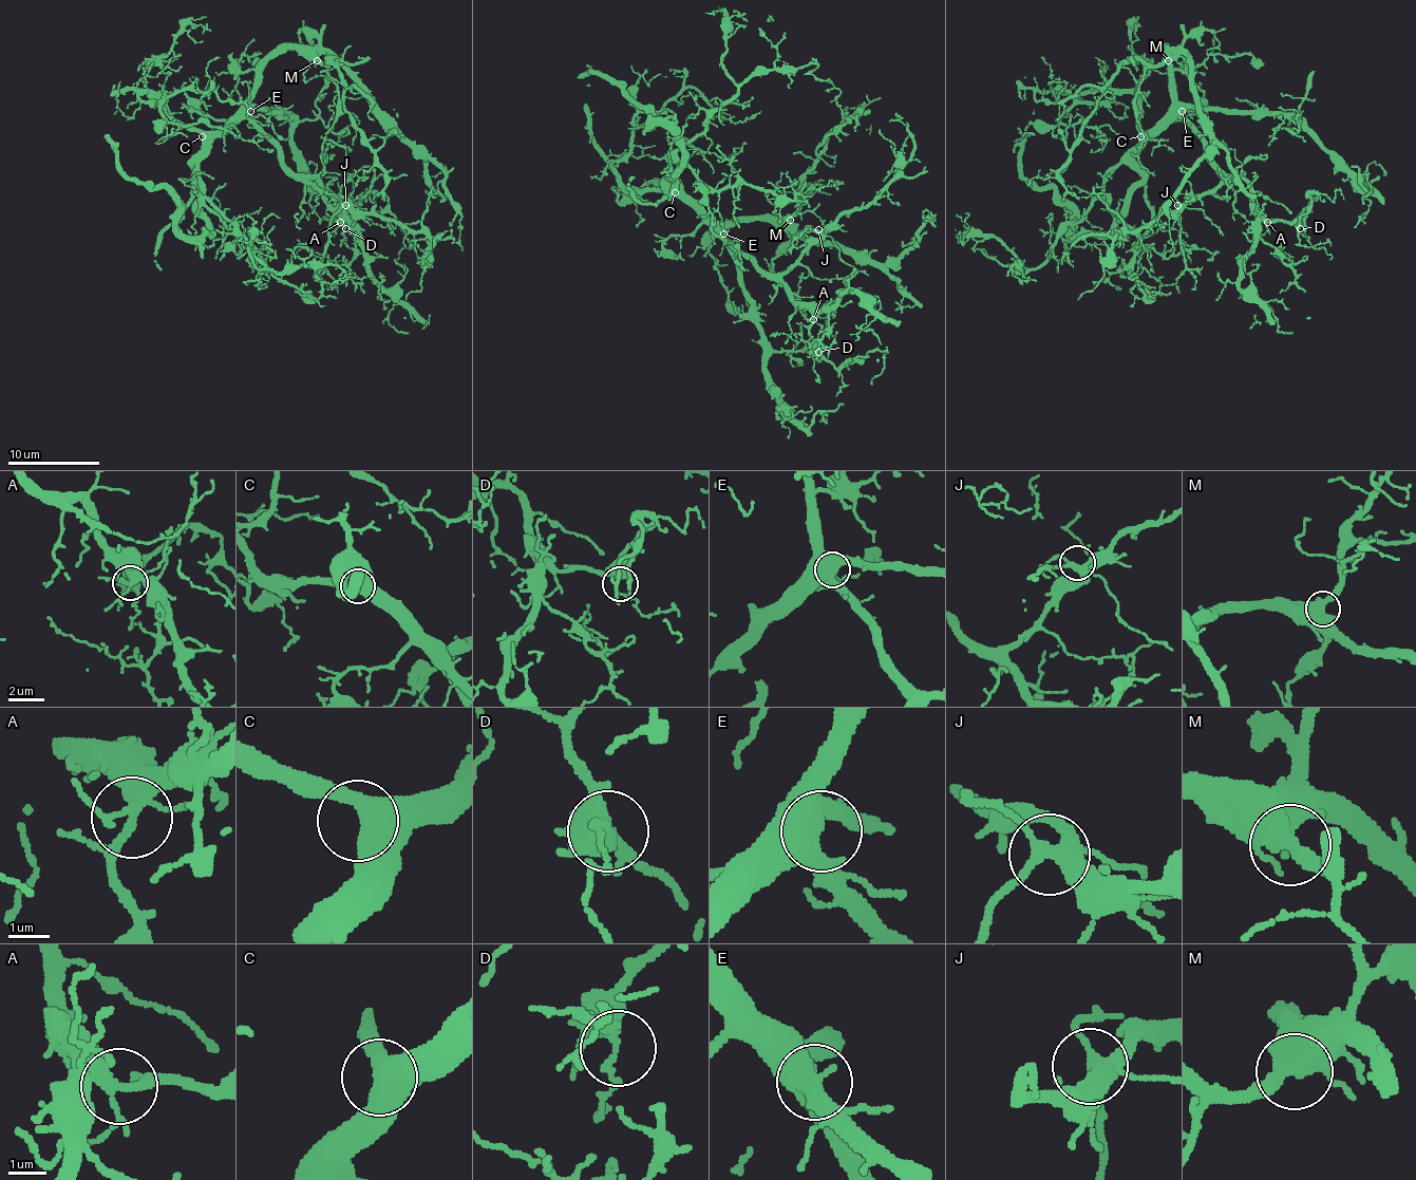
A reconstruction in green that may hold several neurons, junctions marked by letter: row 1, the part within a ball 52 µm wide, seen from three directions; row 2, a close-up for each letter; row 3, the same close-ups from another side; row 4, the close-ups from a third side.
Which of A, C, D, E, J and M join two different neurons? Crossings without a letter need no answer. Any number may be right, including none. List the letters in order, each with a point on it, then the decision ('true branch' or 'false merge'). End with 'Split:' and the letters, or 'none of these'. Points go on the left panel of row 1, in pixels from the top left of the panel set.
A: place (340, 222); true branch
C: place (202, 136); true branch
D: place (345, 228); true branch
E: place (250, 111); true branch
J: place (345, 205); true branch
M: place (317, 60); true branch
Split: none of these

